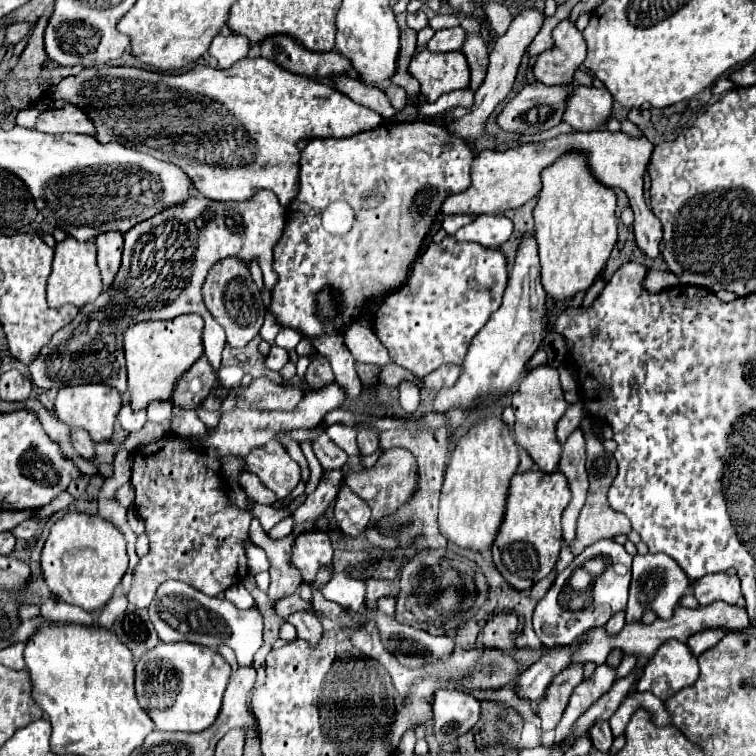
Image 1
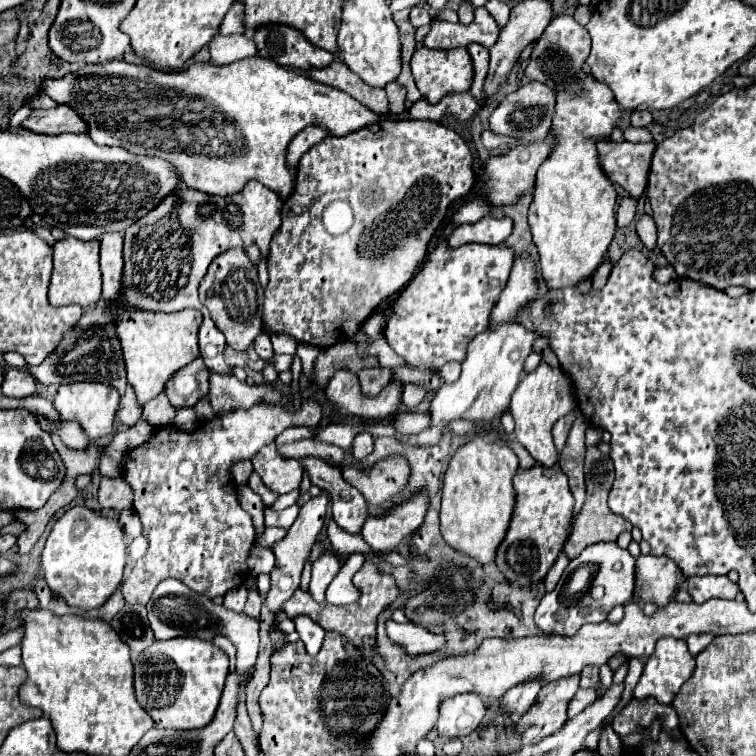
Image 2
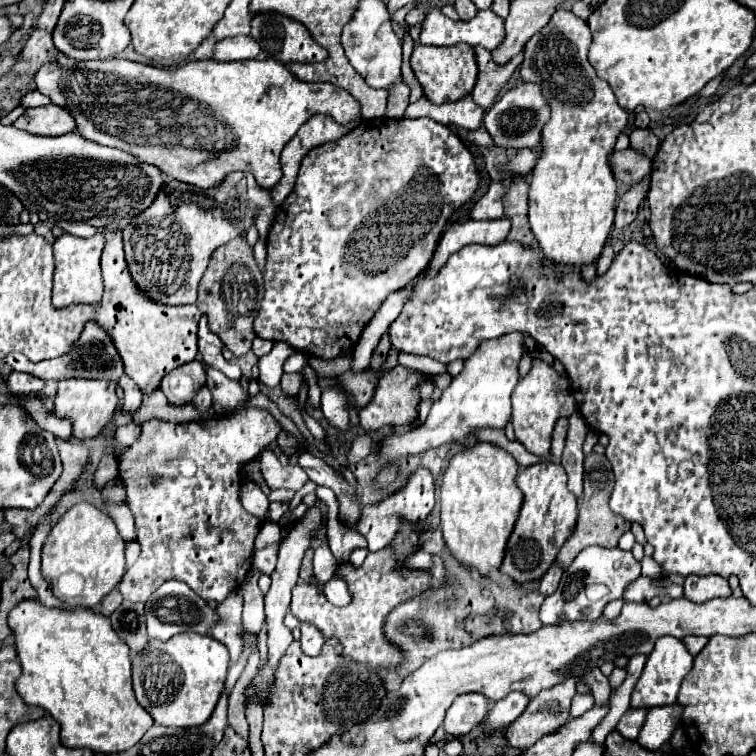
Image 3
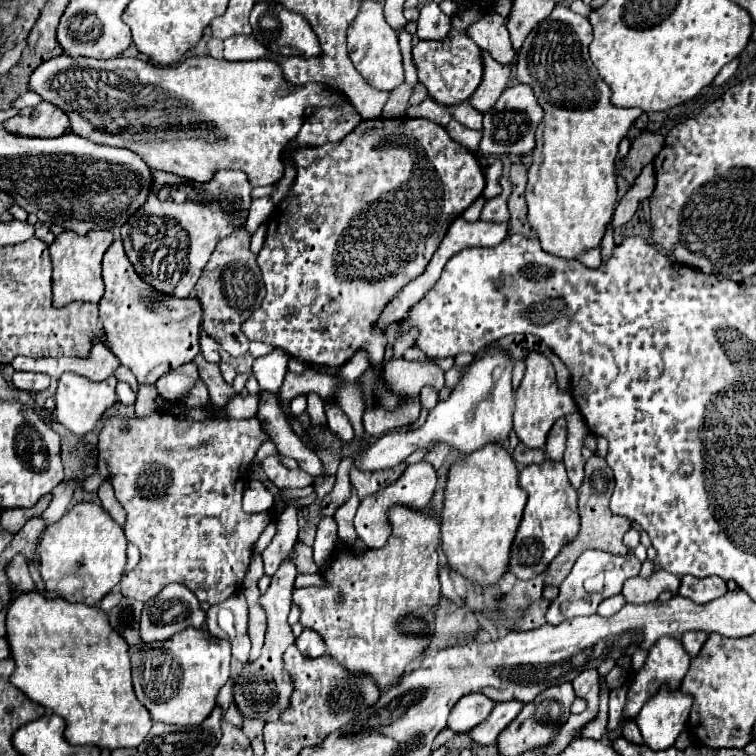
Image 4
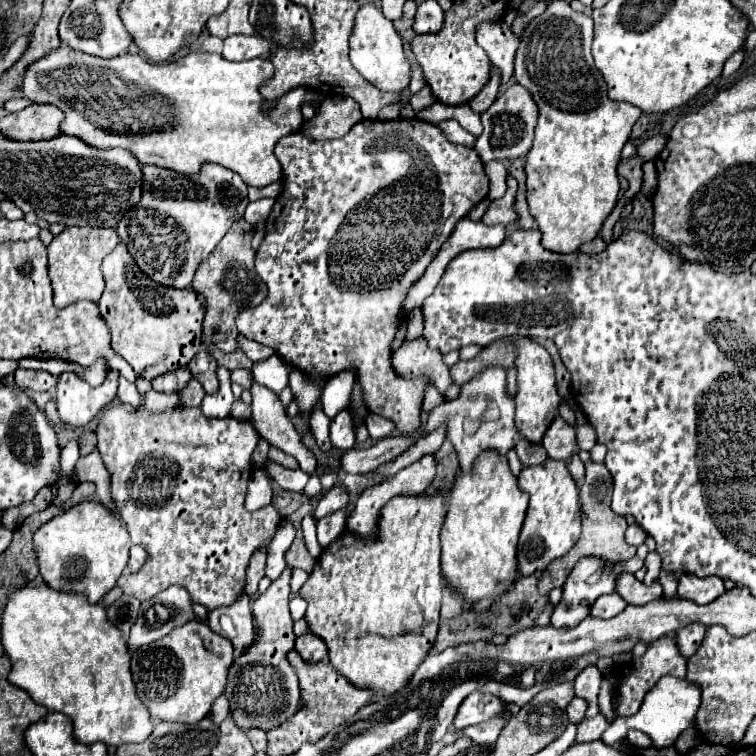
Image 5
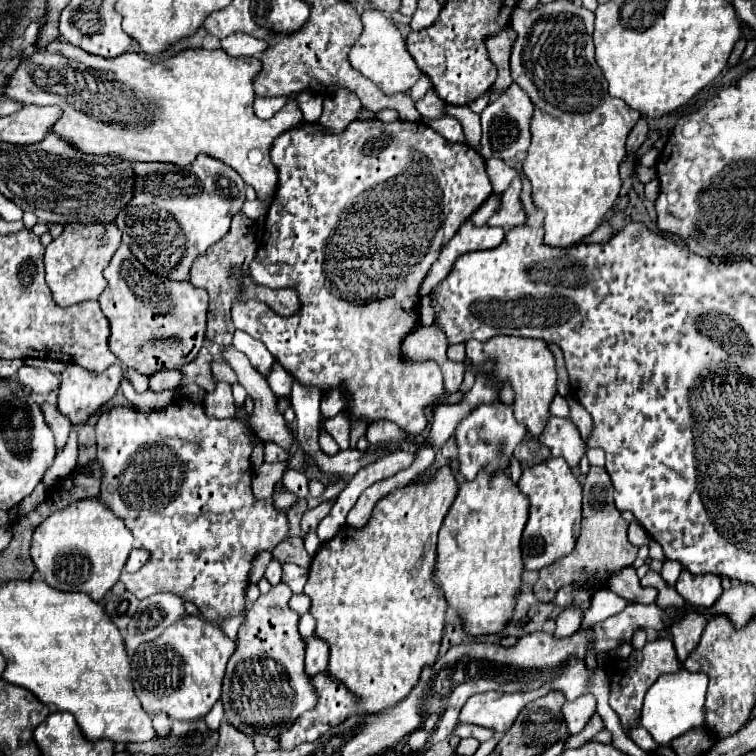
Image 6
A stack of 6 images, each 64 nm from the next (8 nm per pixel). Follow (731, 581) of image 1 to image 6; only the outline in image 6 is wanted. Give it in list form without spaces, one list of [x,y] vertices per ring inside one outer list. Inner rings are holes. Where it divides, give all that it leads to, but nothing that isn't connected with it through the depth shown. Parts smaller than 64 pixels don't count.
[[[682,570],[678,584],[676,584],[676,592],[692,606],[700,606],[700,608],[710,608],[718,596],[722,594],[722,584],[720,584],[720,576],[694,576],[686,570]]]

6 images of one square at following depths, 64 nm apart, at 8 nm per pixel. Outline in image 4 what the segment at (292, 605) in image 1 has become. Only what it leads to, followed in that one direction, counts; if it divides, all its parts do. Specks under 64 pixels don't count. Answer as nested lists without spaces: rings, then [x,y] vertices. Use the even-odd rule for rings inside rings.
[[[392,506],[388,512],[388,518],[392,522],[392,534],[390,540],[386,542],[384,548],[380,550],[368,550],[366,556],[356,558],[352,552],[346,548],[336,548],[330,572],[324,572],[322,576],[326,578],[324,588],[296,588],[294,590],[294,604],[300,608],[300,624],[304,628],[316,630],[324,642],[326,642],[326,652],[334,656],[344,668],[350,672],[366,672],[370,674],[376,684],[384,690],[392,680],[398,680],[406,666],[422,656],[428,638],[426,636],[408,636],[402,634],[398,628],[400,620],[406,614],[420,616],[426,622],[426,634],[432,634],[434,626],[434,606],[438,604],[440,598],[440,584],[438,584],[438,554],[436,554],[436,544],[440,540],[440,524],[432,516],[430,508],[424,512],[416,512],[404,506]],[[342,594],[344,600],[338,602],[336,596]]]

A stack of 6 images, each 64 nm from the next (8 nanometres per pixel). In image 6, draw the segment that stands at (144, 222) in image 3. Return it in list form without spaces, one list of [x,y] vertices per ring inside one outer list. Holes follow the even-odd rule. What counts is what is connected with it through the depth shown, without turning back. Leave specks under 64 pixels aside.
[[[198,156],[190,168],[134,162],[134,172],[138,176],[134,200],[116,220],[122,230],[122,242],[130,246],[148,272],[176,282],[190,280],[194,260],[230,230],[232,216],[242,210],[246,184],[232,168],[210,156]]]

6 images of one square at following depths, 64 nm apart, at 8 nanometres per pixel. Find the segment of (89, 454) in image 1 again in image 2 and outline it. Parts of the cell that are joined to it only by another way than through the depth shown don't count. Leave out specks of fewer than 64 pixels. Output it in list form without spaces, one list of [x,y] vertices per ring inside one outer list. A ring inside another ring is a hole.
[[[38,418],[38,422],[40,422],[40,426],[44,428],[44,430],[48,430],[48,432],[58,432],[60,434],[60,438],[62,438],[62,442],[68,446],[68,448],[74,448],[74,450],[86,450],[88,446],[90,446],[90,438],[86,436],[86,432],[78,426],[78,424],[74,424],[74,422],[60,422],[60,424],[50,424],[50,422],[46,422],[44,418]]]

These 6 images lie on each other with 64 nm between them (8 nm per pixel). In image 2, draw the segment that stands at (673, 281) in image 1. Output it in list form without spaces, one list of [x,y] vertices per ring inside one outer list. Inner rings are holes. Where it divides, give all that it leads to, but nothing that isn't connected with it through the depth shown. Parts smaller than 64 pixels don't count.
[[[666,266],[666,268],[656,268],[656,270],[654,270],[654,280],[660,282],[660,284],[668,284],[668,282],[676,280],[676,272],[674,272],[670,266]]]

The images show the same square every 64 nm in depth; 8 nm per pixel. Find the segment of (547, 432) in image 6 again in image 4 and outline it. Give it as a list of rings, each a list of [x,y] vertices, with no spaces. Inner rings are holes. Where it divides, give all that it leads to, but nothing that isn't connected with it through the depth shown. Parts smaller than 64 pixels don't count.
[[[560,418],[554,422],[550,436],[548,436],[548,444],[546,444],[546,452],[550,456],[550,460],[562,460],[564,454],[564,446],[566,446],[566,420]]]

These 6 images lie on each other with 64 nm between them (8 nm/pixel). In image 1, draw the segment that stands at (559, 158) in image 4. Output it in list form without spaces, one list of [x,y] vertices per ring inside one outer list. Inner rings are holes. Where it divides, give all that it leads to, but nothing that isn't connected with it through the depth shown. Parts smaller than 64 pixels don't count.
[[[570,20],[560,22],[552,30],[552,38],[554,50],[540,54],[534,64],[534,76],[548,86],[570,82],[586,58],[586,42]],[[576,88],[568,100],[564,122],[574,130],[590,132],[602,128],[612,114],[612,96],[608,90],[598,88]],[[566,154],[556,160],[550,168],[542,172],[542,192],[534,208],[534,228],[540,246],[540,264],[542,264],[542,286],[552,302],[572,300],[578,292],[586,292],[604,272],[606,262],[616,246],[616,194],[614,190],[596,184],[594,176],[586,168],[584,154]]]

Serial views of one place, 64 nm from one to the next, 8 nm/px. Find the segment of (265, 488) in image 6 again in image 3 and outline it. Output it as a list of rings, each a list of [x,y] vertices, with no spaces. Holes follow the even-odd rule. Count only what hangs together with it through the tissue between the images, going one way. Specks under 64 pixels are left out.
[[[246,482],[240,488],[240,500],[246,512],[254,514],[258,520],[266,522],[266,512],[268,512],[268,500],[266,494],[260,490],[256,482]]]

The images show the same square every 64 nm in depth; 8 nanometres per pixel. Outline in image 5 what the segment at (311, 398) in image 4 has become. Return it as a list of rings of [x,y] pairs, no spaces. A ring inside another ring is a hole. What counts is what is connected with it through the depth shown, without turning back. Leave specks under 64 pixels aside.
[[[318,400],[316,406],[312,406],[312,412],[310,412],[310,428],[312,428],[316,442],[322,450],[328,450],[332,446],[330,438],[328,438],[328,426],[330,426],[330,418],[322,412],[320,400]]]

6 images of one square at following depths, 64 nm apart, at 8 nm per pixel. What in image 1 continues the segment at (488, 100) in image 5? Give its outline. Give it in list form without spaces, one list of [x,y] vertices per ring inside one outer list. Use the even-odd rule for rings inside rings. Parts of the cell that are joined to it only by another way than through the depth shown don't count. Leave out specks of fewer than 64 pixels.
[[[462,20],[460,24],[466,30],[466,40],[462,44],[462,54],[468,60],[470,66],[470,88],[476,92],[478,86],[484,80],[486,68],[488,68],[488,50],[484,48],[482,36],[480,36],[480,24],[474,20]]]

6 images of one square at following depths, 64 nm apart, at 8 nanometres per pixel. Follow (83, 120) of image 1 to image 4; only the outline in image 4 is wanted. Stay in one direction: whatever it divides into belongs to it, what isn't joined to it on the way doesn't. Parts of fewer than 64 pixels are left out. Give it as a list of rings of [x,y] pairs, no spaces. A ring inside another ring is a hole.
[[[42,102],[34,108],[20,110],[18,116],[4,122],[4,128],[10,132],[18,132],[22,136],[34,138],[56,138],[70,130],[70,120],[66,112],[50,102]]]

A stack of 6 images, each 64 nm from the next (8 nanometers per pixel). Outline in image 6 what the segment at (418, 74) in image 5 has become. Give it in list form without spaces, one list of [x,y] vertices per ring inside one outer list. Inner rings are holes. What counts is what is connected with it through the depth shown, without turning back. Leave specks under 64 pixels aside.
[[[420,78],[420,80],[410,88],[410,98],[412,98],[412,100],[422,98],[422,96],[426,94],[426,90],[428,90],[428,88],[432,88],[430,80],[428,80],[428,78]]]

